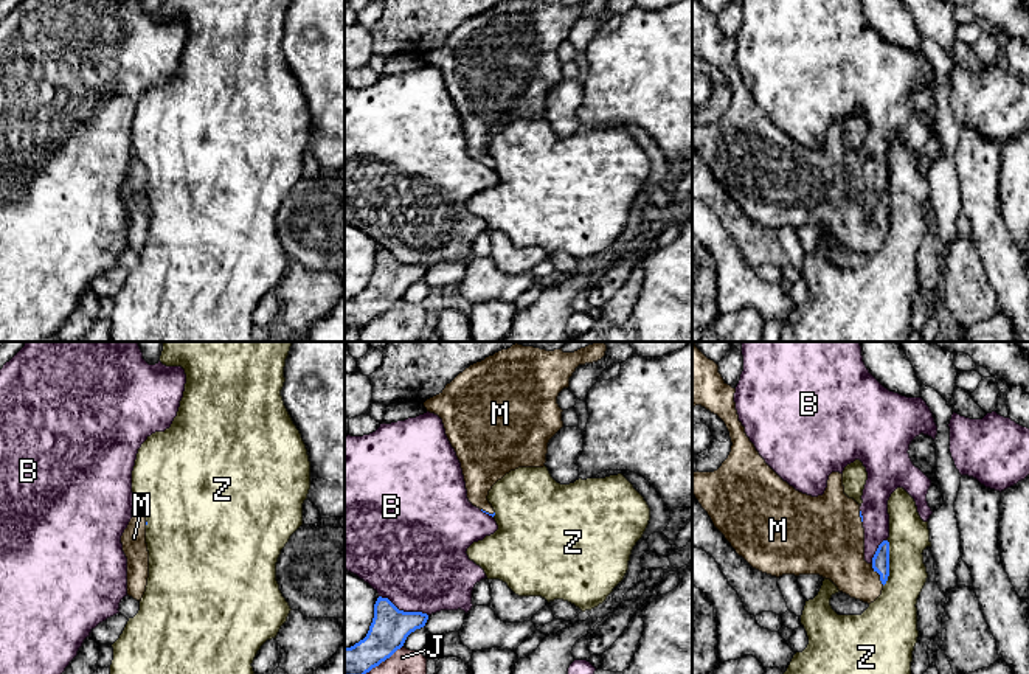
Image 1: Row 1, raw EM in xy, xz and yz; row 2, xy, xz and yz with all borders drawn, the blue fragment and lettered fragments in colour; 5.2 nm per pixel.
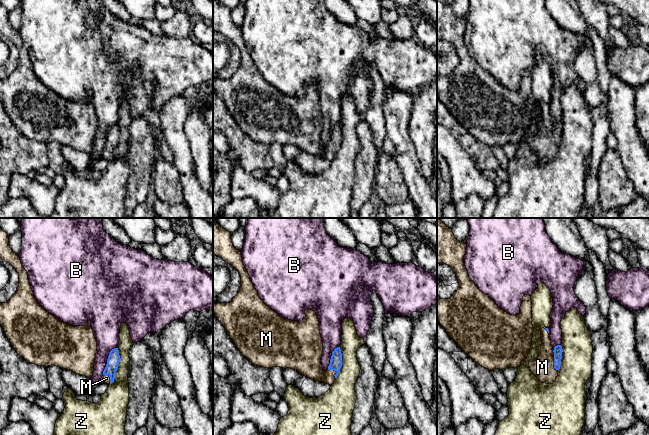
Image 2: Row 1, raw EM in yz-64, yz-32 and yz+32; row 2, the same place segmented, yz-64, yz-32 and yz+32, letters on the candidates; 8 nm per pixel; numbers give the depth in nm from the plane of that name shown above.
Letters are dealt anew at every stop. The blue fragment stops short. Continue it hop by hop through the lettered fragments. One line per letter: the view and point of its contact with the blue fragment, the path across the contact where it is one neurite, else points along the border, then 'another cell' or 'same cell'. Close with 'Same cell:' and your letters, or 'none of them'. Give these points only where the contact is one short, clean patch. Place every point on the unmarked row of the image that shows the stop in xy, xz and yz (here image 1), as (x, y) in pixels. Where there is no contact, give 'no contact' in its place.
B: meets blue in xz at (402, 263); another cell
J: meets blue in xz at (381, 314); another cell
M: meets blue in yz at (879, 225); runs through yz (880, 215), (879, 225), (860, 225), (837, 202); same cell
Z: meets blue in yz at (888, 216); another cell
Same cell: M

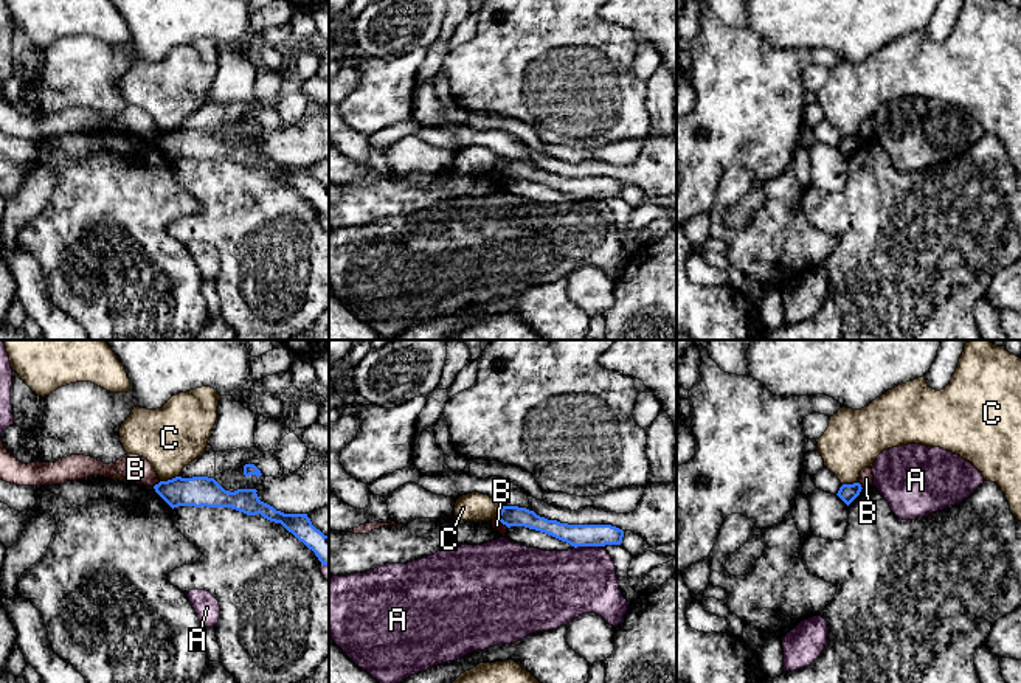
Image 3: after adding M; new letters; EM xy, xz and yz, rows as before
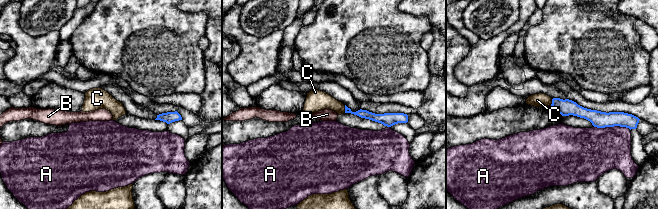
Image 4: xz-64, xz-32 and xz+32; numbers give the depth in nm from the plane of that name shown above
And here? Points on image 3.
A: meets blue in xz at (587, 197); another cell
B: meets blue in xz at (503, 176); border along xz (497, 171), (508, 179); another cell
C: meets blue in xy at (169, 132); border along xy (179, 128), (160, 134); another cell
Same cell: none of them

